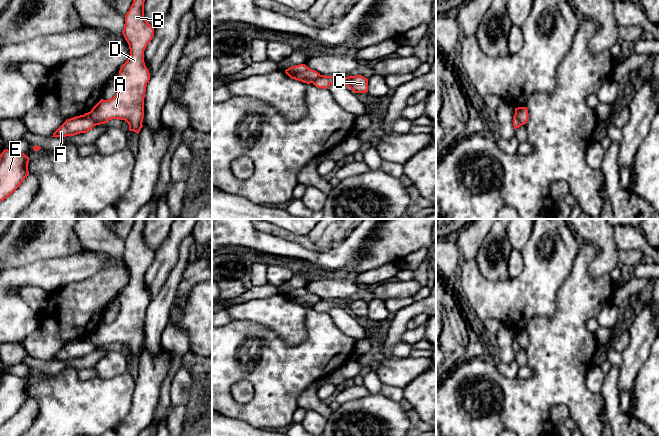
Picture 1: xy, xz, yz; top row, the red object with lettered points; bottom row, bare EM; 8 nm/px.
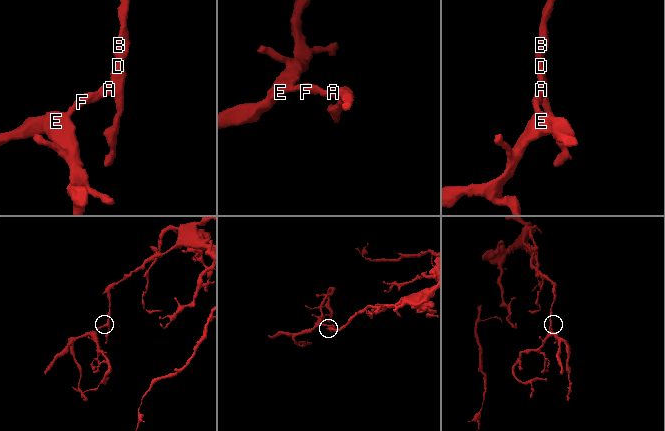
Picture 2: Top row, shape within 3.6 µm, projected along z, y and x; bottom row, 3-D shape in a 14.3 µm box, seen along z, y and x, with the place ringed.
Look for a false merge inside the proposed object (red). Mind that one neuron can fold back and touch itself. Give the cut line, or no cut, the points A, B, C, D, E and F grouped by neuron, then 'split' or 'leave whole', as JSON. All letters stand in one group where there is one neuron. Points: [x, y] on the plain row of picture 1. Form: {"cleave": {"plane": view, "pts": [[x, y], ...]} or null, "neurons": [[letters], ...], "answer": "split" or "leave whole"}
{"cleave": {"plane": "xy", "pts": [[88, 336], [96, 348]]}, "neurons": [["A", "B", "C", "D"], ["E", "F"]], "answer": "split"}

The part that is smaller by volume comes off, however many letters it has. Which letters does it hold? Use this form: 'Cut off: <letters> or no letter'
Cut off: E, F

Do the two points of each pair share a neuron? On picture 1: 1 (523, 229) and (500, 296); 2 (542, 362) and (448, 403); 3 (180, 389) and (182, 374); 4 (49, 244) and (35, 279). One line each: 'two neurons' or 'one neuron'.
1: two neurons
2: one neuron
3: one neuron
4: two neurons

